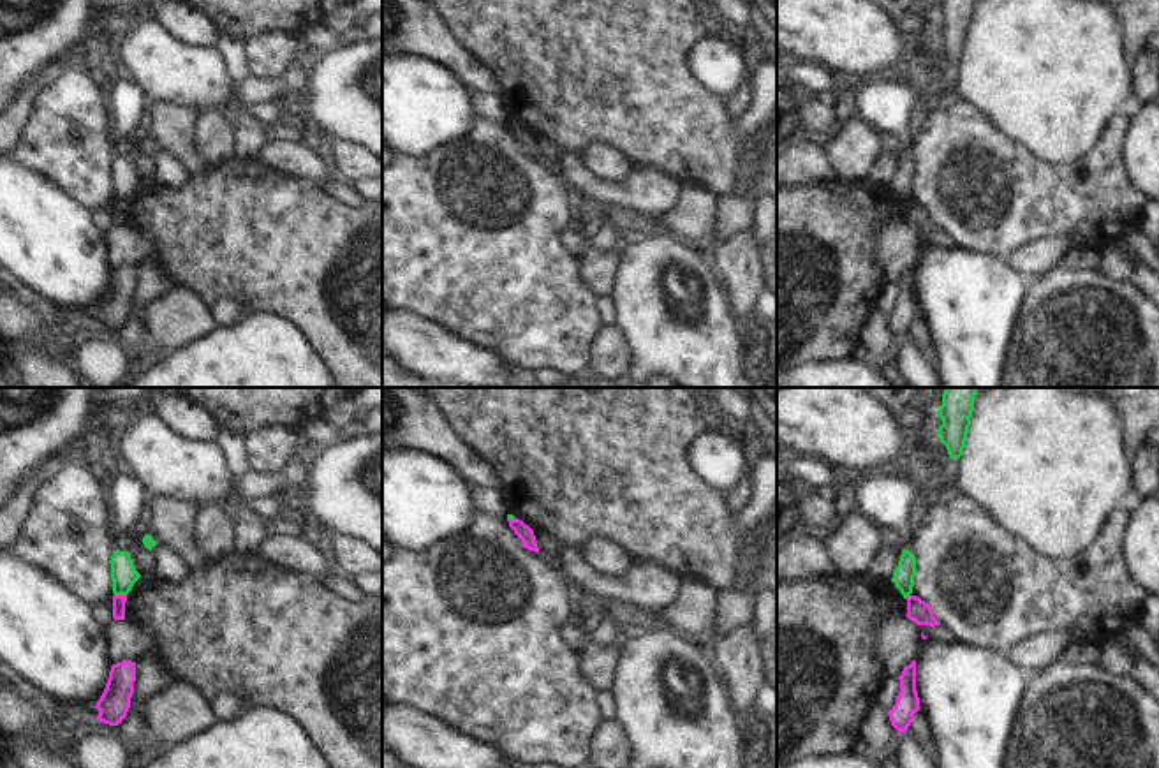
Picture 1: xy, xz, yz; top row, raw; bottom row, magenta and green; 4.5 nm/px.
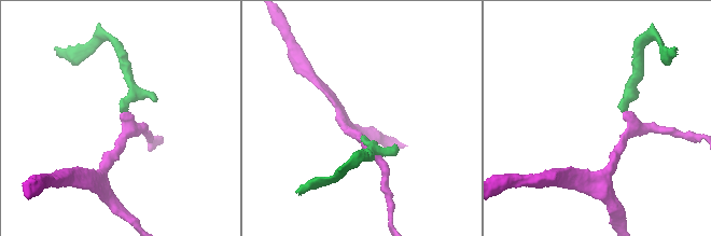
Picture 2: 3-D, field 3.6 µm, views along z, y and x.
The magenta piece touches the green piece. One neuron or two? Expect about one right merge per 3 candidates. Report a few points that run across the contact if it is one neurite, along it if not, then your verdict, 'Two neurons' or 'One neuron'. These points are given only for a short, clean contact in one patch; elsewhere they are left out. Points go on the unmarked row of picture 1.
Line: xy (115, 199), (125, 201). Two neurons.

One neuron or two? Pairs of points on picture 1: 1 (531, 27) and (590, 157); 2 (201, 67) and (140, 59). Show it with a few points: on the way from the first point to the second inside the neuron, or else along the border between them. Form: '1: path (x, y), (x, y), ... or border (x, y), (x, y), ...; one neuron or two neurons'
1: border (578, 154), (594, 143), (606, 143), (626, 161); two neurons
2: path (185, 67), (161, 67), (155, 62); one neuron

